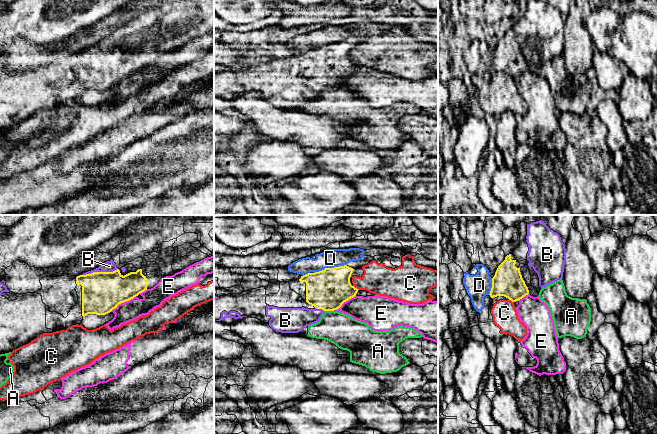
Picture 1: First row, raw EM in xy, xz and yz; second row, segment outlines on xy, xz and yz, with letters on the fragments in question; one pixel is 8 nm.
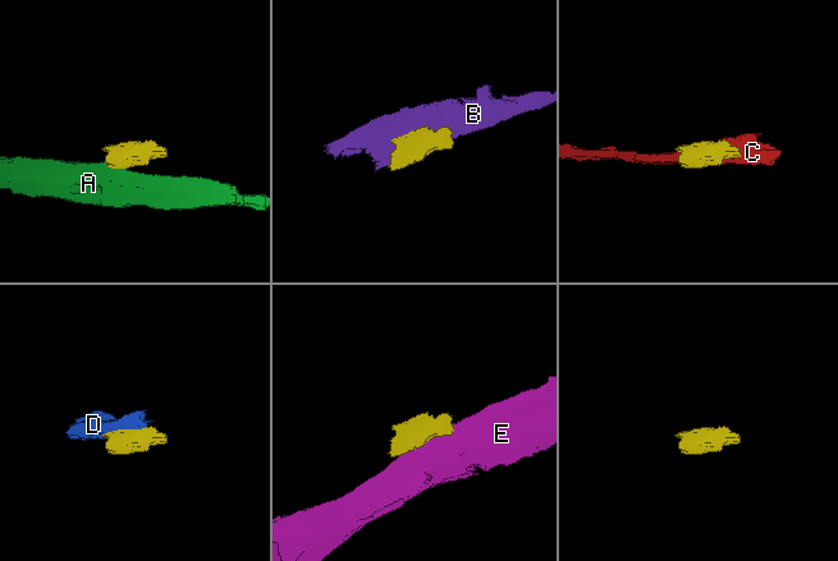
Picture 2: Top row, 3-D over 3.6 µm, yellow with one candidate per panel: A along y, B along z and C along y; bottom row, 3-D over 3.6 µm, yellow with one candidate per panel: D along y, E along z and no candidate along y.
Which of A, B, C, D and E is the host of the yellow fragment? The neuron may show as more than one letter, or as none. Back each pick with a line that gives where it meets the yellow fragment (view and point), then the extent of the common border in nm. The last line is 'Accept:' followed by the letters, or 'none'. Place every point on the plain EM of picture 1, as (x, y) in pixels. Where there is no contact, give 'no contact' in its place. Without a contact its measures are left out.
B: xy (99, 48) | 300 nm
Accept: B

